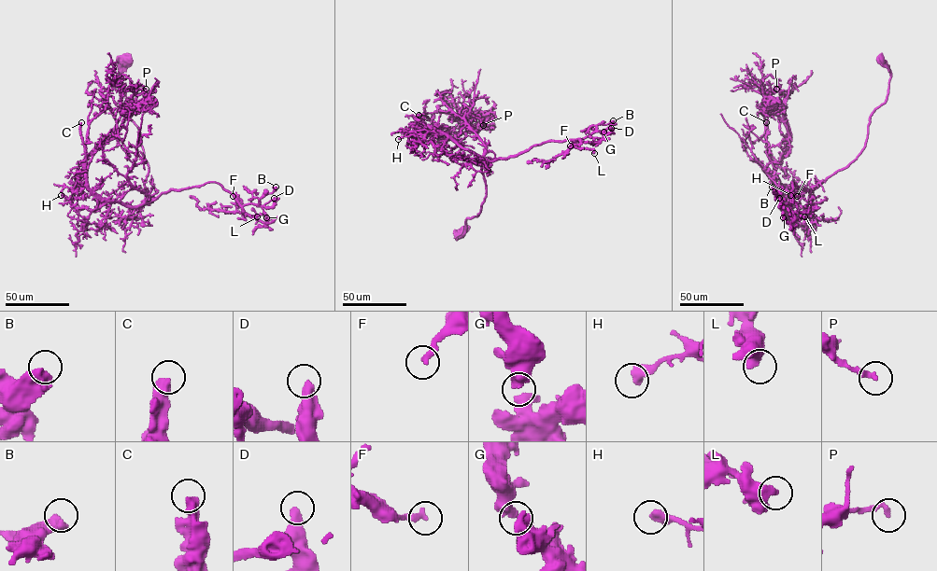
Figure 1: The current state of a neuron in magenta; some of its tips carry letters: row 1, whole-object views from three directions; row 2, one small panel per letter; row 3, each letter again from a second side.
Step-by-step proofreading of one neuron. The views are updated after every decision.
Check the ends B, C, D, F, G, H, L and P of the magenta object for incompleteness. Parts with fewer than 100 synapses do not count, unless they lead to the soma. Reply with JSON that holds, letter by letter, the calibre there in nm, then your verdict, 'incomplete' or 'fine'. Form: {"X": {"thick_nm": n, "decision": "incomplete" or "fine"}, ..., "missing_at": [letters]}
{"B": {"thick_nm": 500, "decision": "fine"}, "C": {"thick_nm": 440, "decision": "incomplete"}, "D": {"thick_nm": 480, "decision": "fine"}, "F": {"thick_nm": 300, "decision": "fine"}, "G": {"thick_nm": 500, "decision": "fine"}, "H": {"thick_nm": 440, "decision": "fine"}, "L": {"thick_nm": 420, "decision": "fine"}, "P": {"thick_nm": 220, "decision": "fine"}, "missing_at": ["C"]}

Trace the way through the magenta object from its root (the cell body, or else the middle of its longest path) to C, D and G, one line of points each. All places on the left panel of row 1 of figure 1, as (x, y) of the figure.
C: (128, 60), (120, 79), (149, 166), (143, 203), (109, 202), (88, 187), (81, 122)
D: (128, 60), (120, 79), (149, 166), (146, 202), (209, 182), (242, 205), (271, 207), (274, 198)
G: (128, 60), (120, 79), (149, 166), (145, 201), (172, 189), (216, 182), (242, 205), (260, 205), (266, 217)

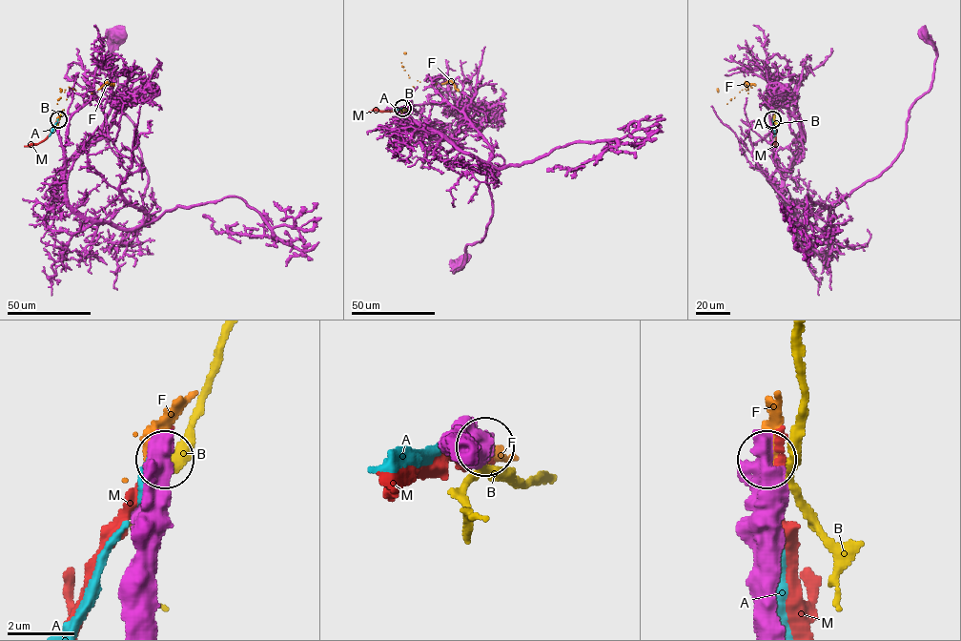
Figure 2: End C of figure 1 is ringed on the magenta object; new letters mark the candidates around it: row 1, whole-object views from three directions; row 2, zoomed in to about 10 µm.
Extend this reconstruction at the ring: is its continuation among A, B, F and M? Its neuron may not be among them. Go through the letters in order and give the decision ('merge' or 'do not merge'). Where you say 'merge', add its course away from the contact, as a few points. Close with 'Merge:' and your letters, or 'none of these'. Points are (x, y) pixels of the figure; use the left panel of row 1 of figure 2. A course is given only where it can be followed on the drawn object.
A: do not merge
B: do not merge
F: do not merge
M: do not merge
Merge: none of these

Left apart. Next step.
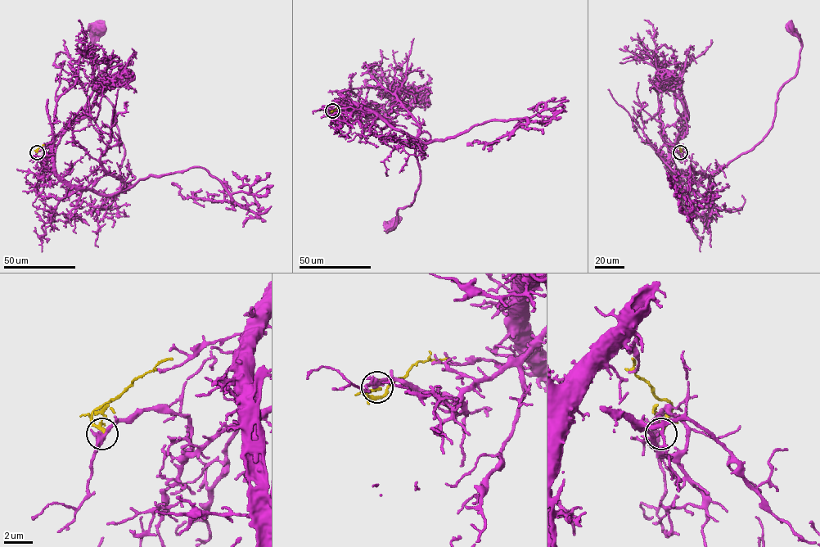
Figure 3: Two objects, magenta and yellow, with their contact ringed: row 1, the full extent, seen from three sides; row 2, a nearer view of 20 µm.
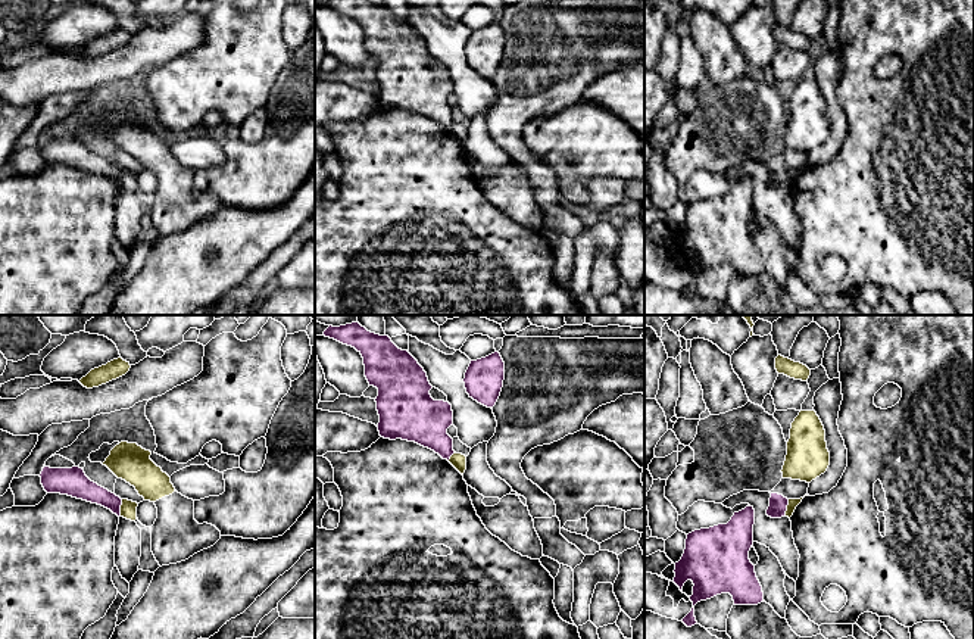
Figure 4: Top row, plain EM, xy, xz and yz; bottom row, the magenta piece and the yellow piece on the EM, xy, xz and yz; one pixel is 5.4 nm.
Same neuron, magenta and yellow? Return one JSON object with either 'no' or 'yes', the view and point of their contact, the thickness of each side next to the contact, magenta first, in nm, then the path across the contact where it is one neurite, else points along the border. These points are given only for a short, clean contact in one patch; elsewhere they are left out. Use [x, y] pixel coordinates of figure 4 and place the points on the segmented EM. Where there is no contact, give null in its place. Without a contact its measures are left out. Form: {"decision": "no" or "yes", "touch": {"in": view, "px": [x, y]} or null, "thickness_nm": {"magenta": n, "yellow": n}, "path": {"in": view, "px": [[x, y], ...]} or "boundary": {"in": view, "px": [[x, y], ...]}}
{"decision": "no", "touch": {"in": "xy", "px": [119, 508]}, "thickness_nm": {"magenta": 140, "yellow": 100}, "boundary": {"in": "xy", "px": [[122, 499], [119, 516]]}}

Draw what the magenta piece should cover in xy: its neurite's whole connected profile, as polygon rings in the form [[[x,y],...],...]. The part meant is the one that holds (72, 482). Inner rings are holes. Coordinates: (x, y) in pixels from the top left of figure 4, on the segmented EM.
[[[44,467],[41,484],[47,493],[68,495],[91,504],[102,505],[121,517],[122,499],[107,489],[91,481],[82,468],[50,468]]]

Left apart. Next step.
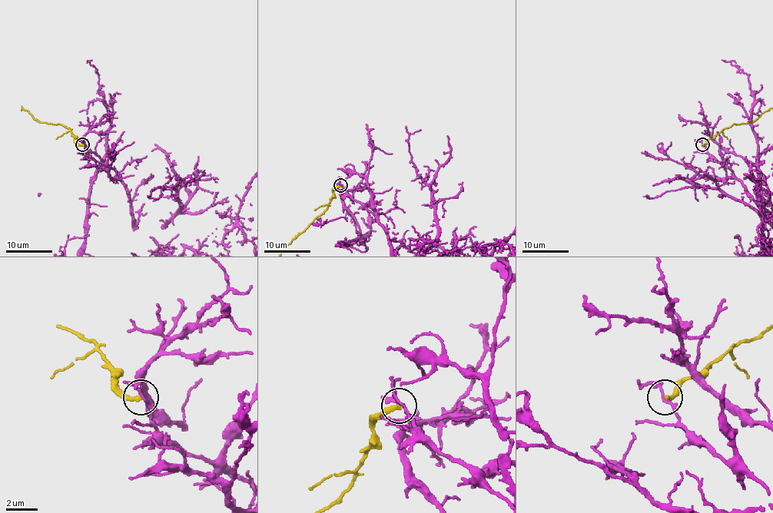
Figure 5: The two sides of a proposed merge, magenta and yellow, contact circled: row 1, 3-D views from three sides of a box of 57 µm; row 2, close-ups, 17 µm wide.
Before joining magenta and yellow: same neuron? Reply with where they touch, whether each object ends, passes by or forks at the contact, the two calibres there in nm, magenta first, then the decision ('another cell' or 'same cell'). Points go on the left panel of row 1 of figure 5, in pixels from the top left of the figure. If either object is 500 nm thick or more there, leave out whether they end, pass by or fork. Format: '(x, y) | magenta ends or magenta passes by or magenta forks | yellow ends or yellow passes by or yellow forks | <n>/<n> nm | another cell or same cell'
(82, 144) | magenta forks | yellow ends | 120/320 nm | another cell

